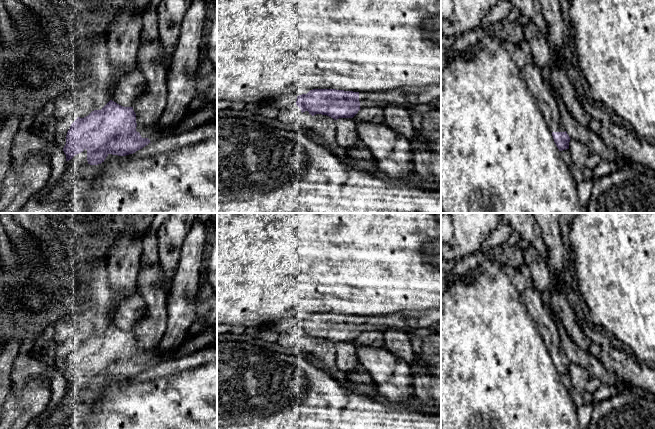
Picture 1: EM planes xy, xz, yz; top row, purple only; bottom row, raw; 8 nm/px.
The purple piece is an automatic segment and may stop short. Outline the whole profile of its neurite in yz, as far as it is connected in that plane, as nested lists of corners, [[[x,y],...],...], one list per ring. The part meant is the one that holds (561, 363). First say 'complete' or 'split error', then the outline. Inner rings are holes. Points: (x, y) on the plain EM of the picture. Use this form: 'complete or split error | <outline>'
split error | [[[534,287],[520,291],[520,298],[533,318],[554,366],[563,375],[569,373],[570,361],[561,347],[560,328],[556,325],[549,309],[544,305],[541,292]]]

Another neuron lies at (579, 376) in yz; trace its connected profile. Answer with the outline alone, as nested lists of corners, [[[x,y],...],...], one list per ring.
[[[570,363],[569,375],[573,388],[575,388],[579,392],[584,393],[590,378],[588,372],[581,366],[574,363]]]

